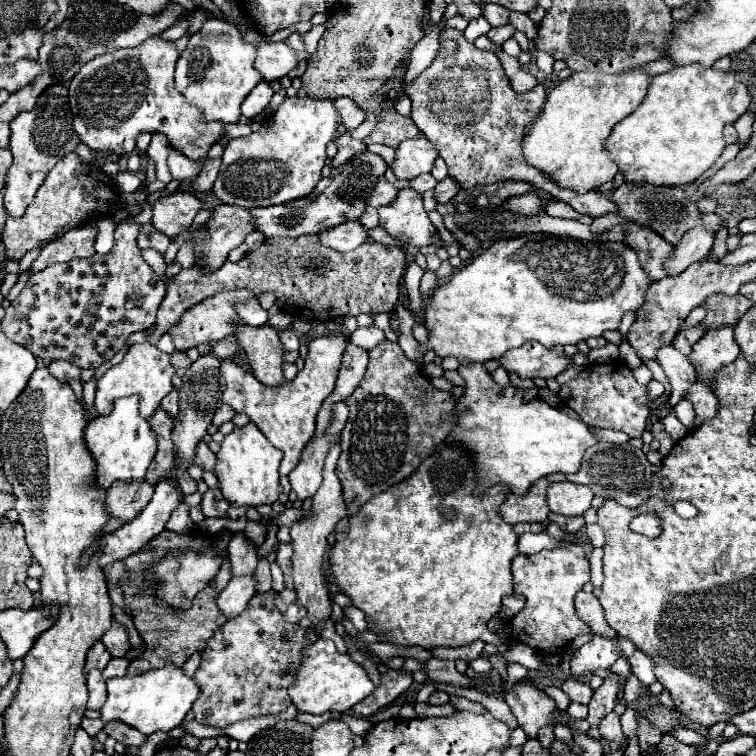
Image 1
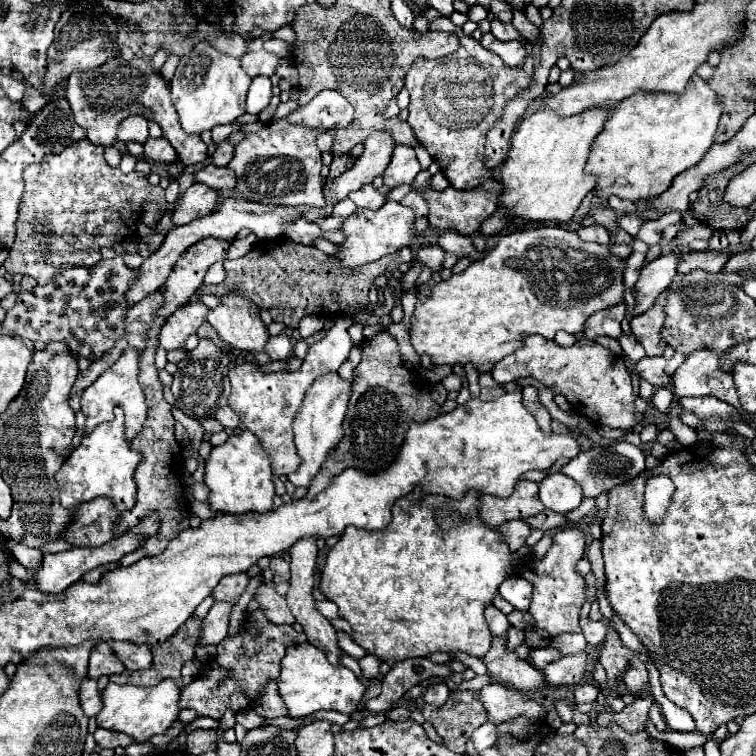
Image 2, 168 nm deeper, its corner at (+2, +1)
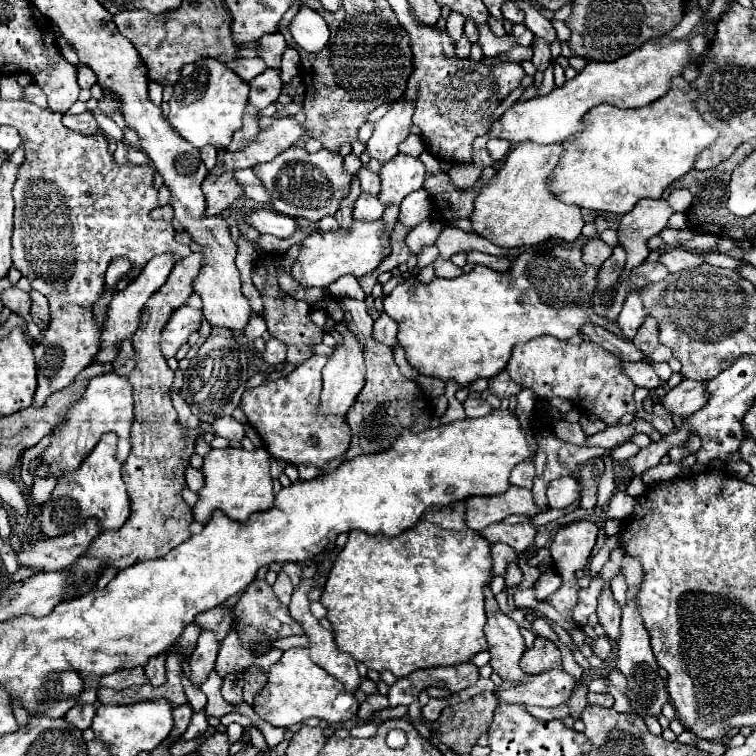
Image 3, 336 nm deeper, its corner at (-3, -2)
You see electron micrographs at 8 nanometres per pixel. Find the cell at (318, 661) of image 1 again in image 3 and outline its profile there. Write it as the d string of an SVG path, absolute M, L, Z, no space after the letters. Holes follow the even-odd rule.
M288 649L268 671L268 683L254 697L252 703L256 715L270 723L272 727L290 727L306 717L318 717L328 721L328 725L340 725L350 721L358 711L358 701L354 693L346 693L342 683L318 667L306 649Z

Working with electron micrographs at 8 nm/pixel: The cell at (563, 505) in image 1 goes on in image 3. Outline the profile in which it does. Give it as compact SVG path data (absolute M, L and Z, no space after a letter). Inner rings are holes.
M560 477L548 485L548 503L552 509L566 509L580 497L580 485L576 477Z

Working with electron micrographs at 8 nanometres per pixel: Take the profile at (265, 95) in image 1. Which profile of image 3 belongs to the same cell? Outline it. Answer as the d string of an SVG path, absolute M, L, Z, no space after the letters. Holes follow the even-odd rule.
M268 67L264 73L260 73L250 83L250 103L254 107L258 107L258 109L264 109L270 103L274 103L280 93L282 93L280 69Z

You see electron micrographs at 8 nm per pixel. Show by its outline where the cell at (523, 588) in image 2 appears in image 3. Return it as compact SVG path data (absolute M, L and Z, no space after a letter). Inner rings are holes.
M546 571L536 583L536 599L544 601L548 595L552 595L562 585L562 577L556 571Z

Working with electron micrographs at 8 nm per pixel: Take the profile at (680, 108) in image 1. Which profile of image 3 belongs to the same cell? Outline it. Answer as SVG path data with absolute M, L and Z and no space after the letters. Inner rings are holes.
M684 77L672 79L668 95L640 109L592 107L584 117L584 129L576 139L564 141L560 163L550 175L550 191L568 205L624 215L640 199L660 199L664 189L686 175L698 153L706 149L718 131L712 129L694 107L696 89Z

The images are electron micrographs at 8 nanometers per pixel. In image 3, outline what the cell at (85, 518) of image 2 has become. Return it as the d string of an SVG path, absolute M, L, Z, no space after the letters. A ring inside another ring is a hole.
M88 519L80 529L56 537L56 539L36 539L22 545L18 551L18 565L30 567L34 571L62 571L76 563L80 555L86 553L88 545L100 535L100 525L96 519Z

